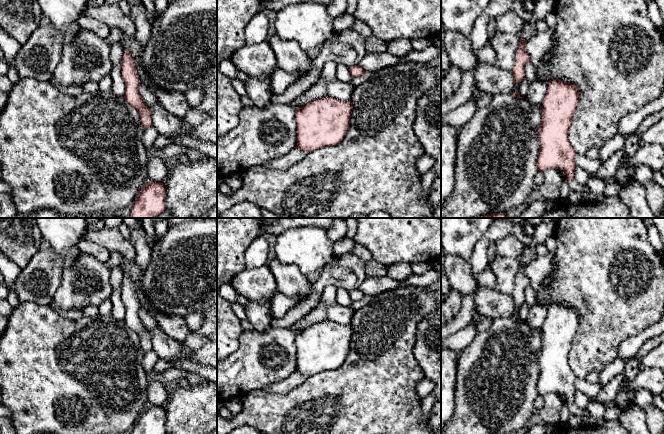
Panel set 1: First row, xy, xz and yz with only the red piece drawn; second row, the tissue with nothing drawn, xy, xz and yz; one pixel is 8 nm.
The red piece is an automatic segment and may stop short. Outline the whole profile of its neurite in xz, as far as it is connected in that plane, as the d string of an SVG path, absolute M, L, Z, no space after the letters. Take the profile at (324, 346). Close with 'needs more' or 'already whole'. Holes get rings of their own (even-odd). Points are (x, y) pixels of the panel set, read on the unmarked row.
M328 320L297 333L296 372L309 377L339 368L349 352L352 334L351 325L340 325Z; already whole

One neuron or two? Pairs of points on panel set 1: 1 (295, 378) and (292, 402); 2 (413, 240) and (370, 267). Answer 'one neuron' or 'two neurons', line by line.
1: two neurons
2: two neurons

